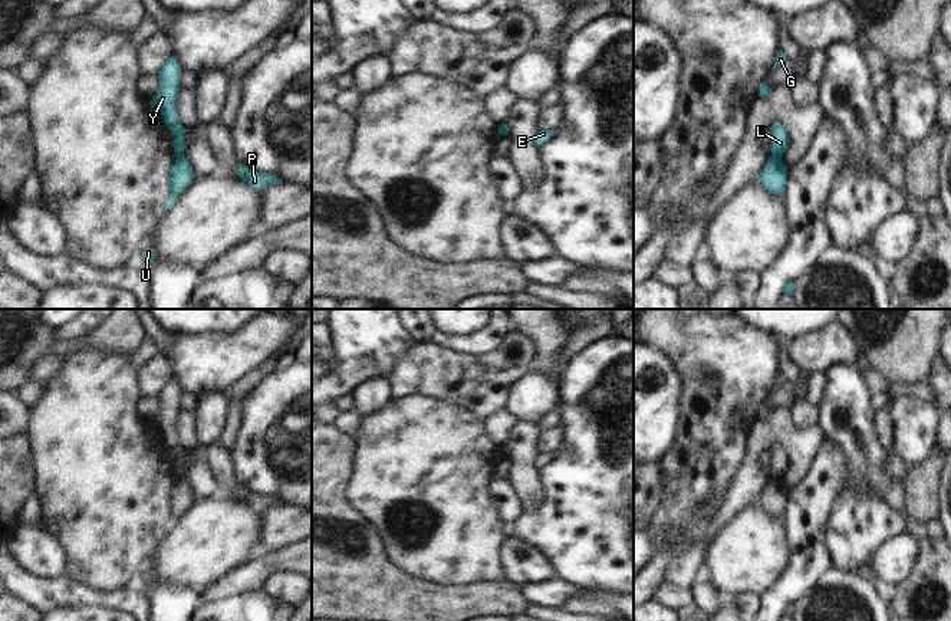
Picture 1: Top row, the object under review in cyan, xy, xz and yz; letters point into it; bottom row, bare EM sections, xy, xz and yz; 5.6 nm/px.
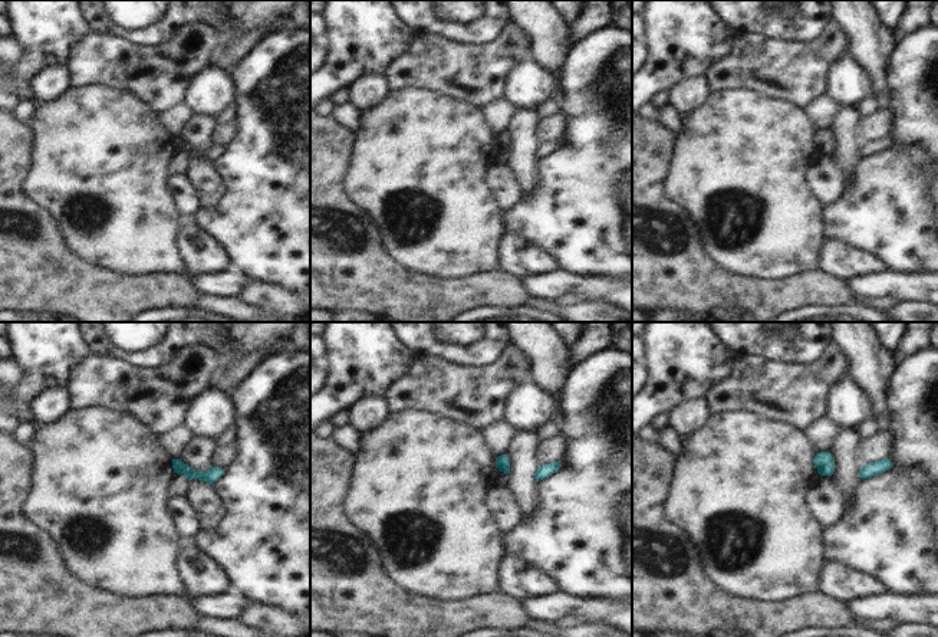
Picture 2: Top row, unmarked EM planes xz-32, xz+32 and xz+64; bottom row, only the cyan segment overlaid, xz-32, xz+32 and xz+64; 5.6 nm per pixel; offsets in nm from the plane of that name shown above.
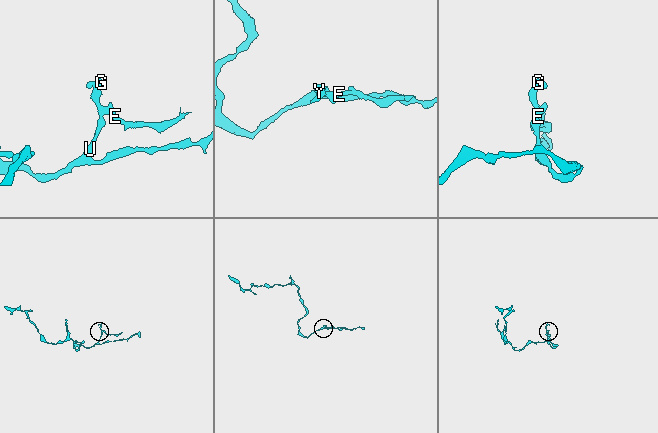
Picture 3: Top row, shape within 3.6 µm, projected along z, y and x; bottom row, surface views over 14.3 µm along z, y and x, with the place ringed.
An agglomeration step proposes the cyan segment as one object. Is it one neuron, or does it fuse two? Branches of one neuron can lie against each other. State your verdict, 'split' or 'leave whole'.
split

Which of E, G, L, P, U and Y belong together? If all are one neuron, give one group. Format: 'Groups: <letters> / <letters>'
Groups: E G L P Y / U.

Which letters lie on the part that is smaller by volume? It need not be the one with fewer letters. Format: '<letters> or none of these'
E, G, L, P, Y

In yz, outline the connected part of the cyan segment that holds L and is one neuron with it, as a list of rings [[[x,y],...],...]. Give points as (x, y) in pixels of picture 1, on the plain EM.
[[[779,444],[773,446],[770,451],[771,451],[770,474],[771,477],[781,480],[790,467],[790,459],[786,450]]]

